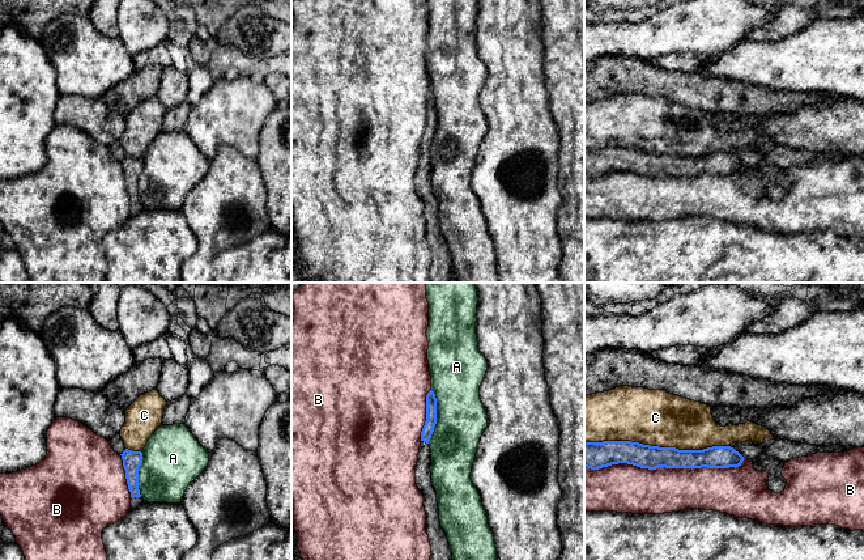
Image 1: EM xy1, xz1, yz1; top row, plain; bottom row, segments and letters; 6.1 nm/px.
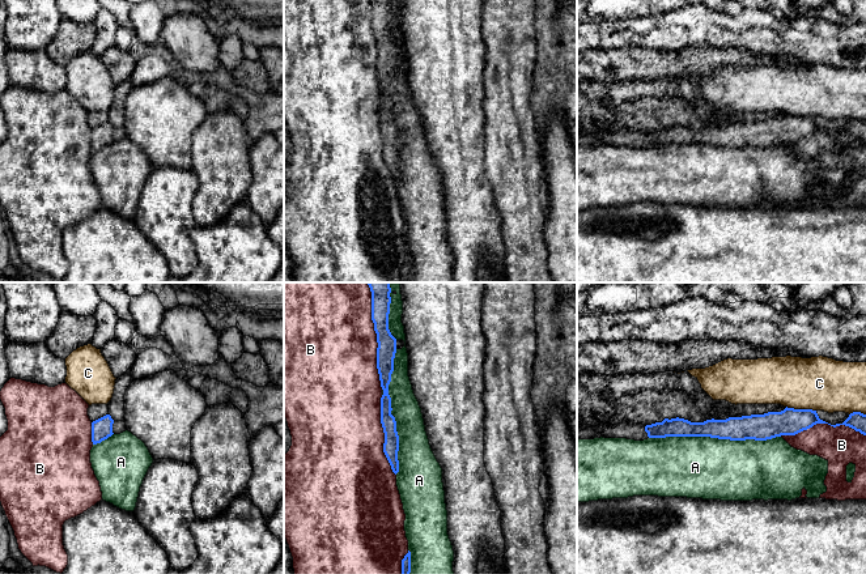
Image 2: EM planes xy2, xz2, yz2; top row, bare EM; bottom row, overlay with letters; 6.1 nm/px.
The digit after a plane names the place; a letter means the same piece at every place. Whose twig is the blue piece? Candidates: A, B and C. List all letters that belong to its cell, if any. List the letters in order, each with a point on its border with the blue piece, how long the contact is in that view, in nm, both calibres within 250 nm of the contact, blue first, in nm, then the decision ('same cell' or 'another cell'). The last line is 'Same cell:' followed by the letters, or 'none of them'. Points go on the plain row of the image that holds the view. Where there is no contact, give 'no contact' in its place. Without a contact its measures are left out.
A: yz2 (714, 144) | 800 nm | 150/380 nm | another cell
B: yz1 (664, 173) | 1000 nm | 140/280 nm | another cell
C: yz1 (656, 153) | 900 nm | 140/340 nm | another cell
Same cell: none of them

